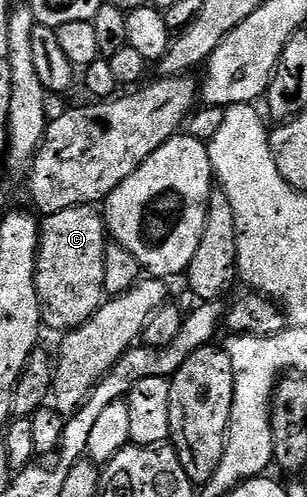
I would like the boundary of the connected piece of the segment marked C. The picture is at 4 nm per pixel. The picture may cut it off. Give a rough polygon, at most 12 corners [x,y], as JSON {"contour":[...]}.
{"contour":[[47,215],[36,287],[45,327],[86,324],[106,301],[104,219]]}

